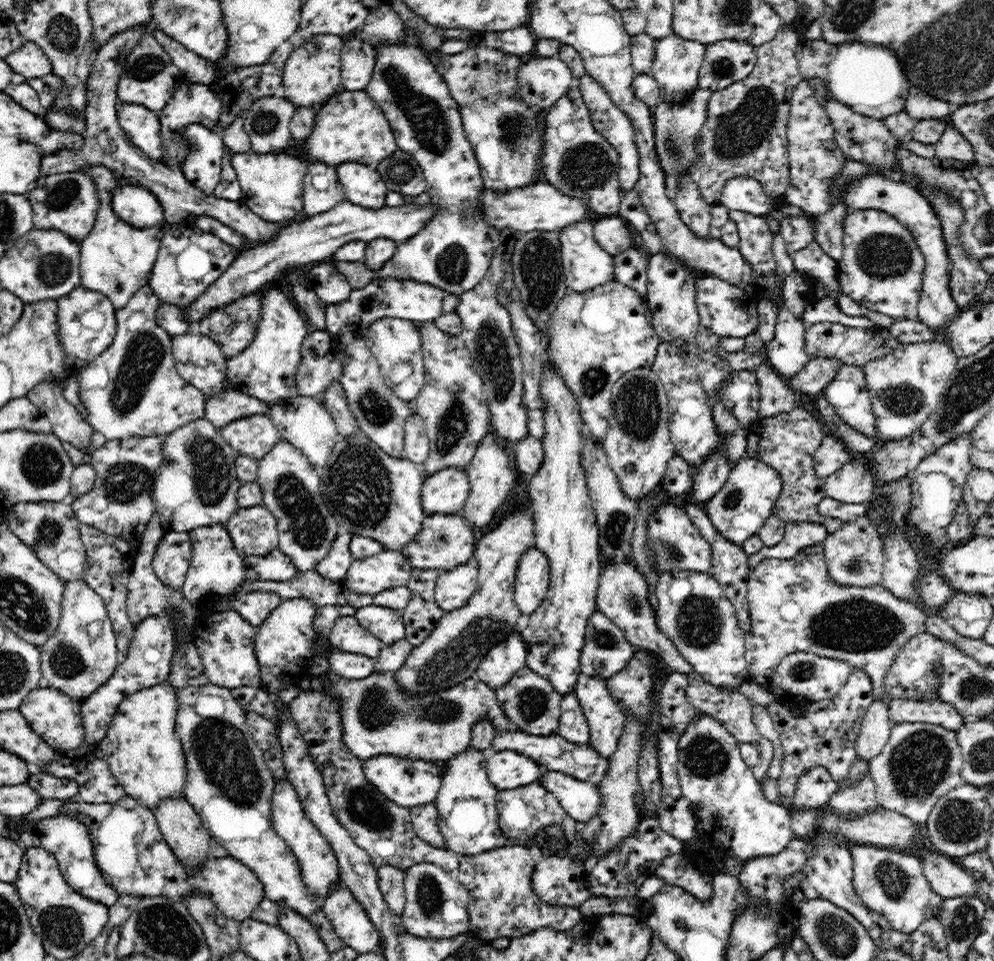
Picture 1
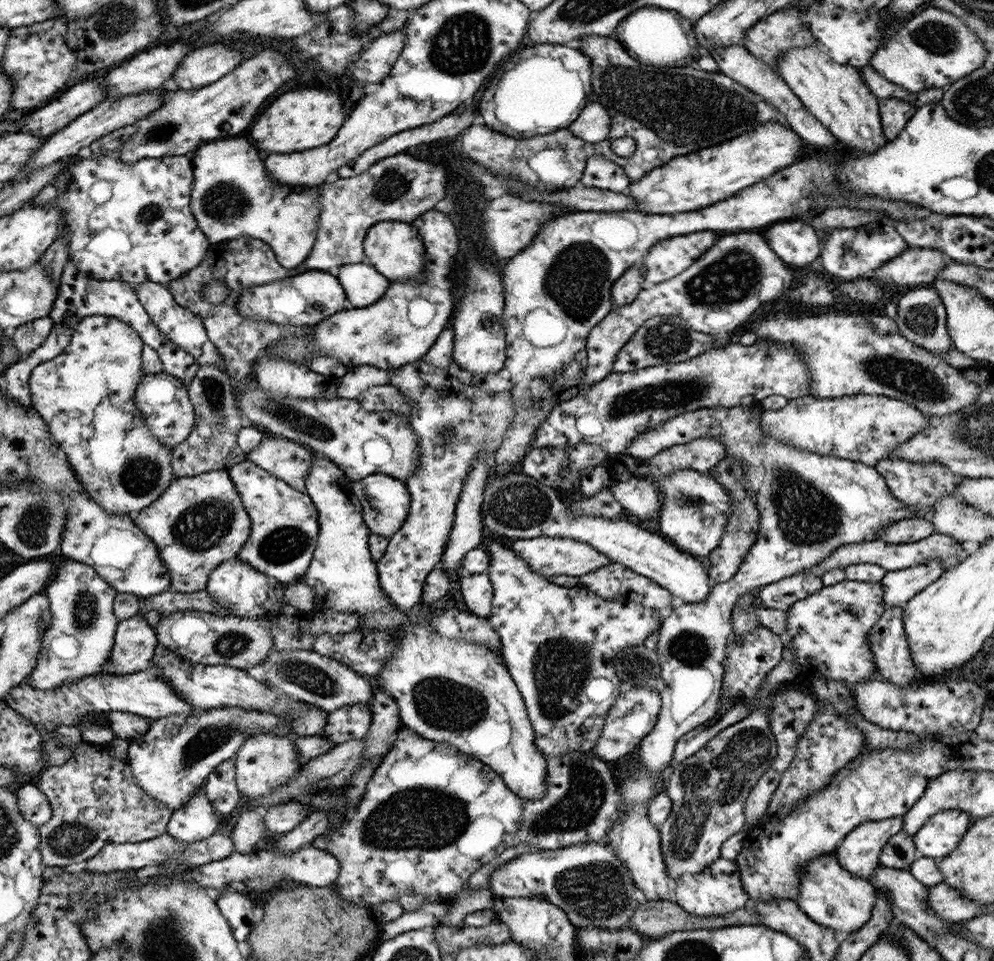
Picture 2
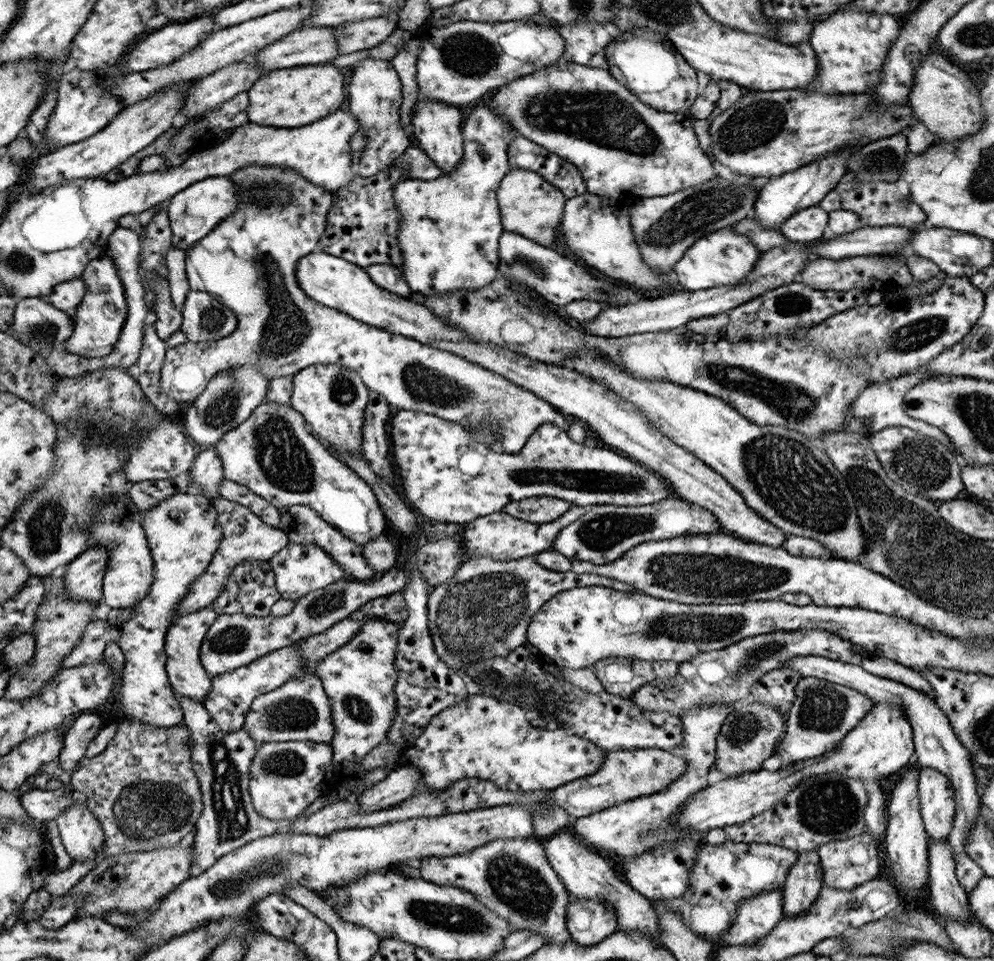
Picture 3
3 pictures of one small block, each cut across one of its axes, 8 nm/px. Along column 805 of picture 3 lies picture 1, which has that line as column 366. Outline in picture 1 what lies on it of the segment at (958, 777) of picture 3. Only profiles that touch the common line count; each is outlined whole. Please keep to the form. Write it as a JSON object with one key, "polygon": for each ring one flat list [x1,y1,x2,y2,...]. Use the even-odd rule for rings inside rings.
{"polygon":[[336,652,331,653,329,660,329,668,338,676,346,679,360,680,370,676,375,670,377,660,361,654,352,652]]}

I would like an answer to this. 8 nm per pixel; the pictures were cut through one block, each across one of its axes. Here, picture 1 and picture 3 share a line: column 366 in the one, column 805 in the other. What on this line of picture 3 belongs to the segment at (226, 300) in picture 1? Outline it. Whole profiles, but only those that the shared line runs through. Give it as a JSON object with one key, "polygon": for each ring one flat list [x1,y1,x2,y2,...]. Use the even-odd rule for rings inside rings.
{"polygon":[[814,205,795,212,781,224,779,230,791,242,810,243,821,238,828,219,828,213,819,205]]}

